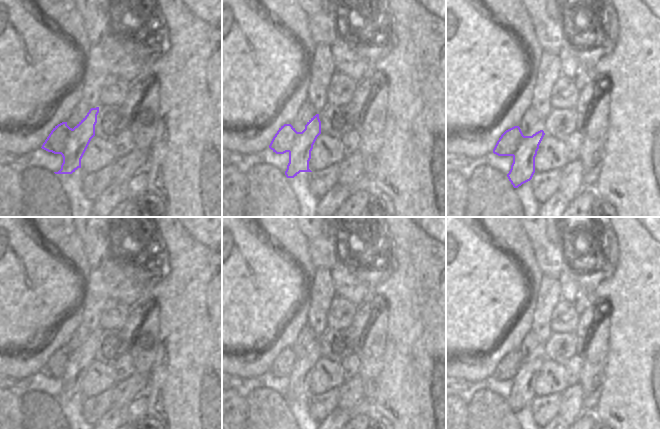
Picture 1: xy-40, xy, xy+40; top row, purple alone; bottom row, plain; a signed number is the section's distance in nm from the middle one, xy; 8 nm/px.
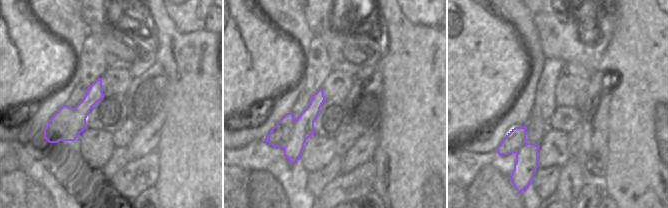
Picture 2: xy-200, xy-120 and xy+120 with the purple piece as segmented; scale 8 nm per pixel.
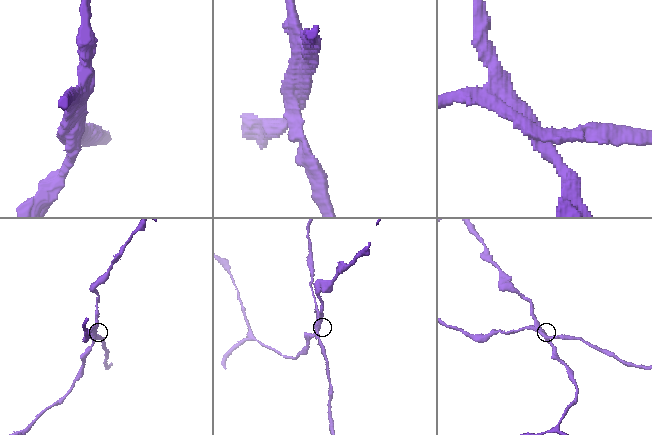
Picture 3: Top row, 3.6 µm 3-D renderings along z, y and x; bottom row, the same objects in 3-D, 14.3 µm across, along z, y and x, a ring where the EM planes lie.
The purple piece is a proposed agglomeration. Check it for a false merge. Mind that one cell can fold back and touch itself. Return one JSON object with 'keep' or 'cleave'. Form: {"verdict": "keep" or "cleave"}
{"verdict": "cleave"}

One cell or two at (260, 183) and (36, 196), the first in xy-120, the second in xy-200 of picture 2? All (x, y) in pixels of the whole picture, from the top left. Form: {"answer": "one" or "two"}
{"answer": "one"}

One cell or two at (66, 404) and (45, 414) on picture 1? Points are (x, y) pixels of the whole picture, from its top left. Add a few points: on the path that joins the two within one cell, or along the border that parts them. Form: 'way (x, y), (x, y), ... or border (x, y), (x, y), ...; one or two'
border (56, 398), (65, 418); two

